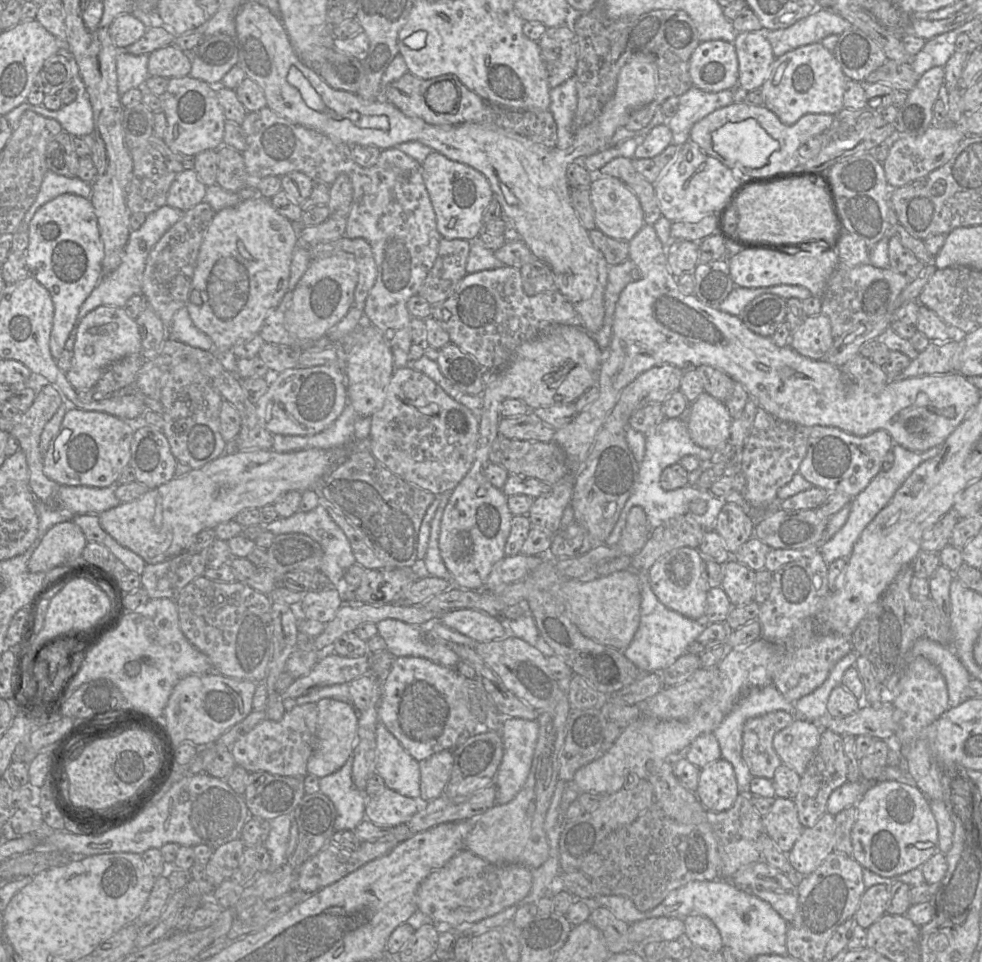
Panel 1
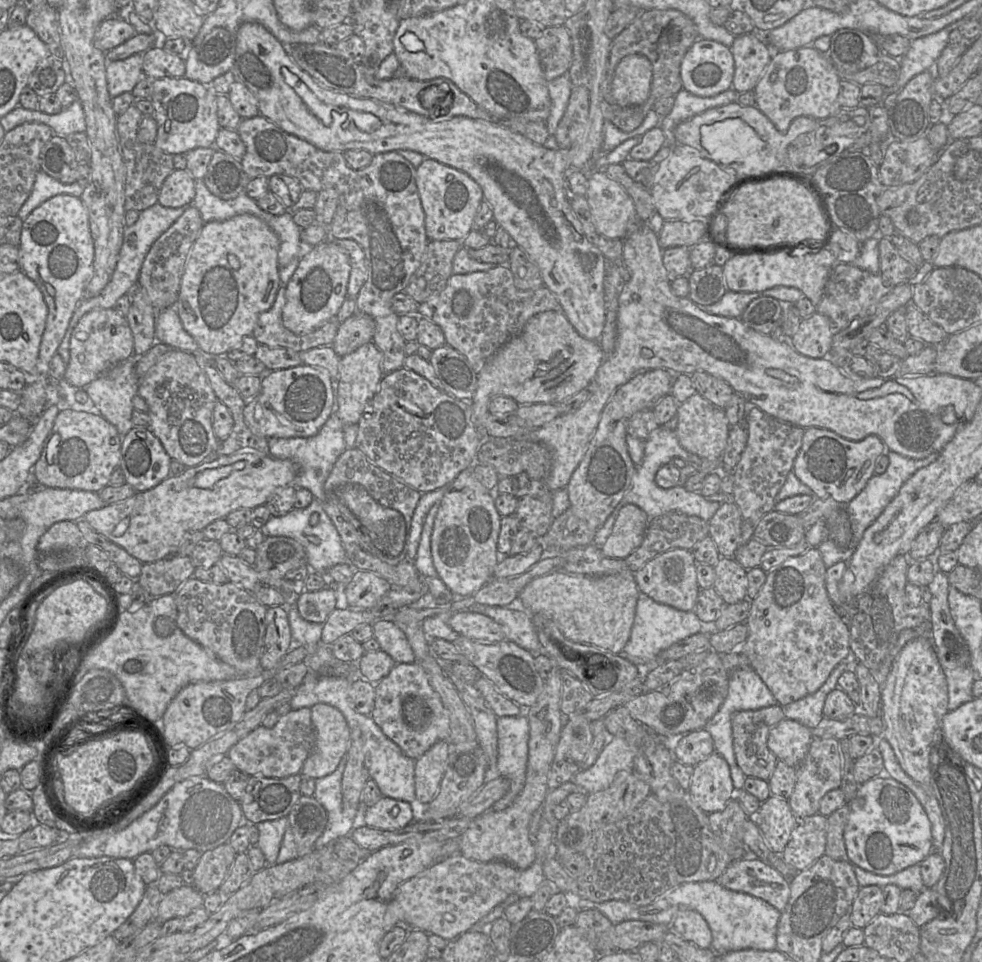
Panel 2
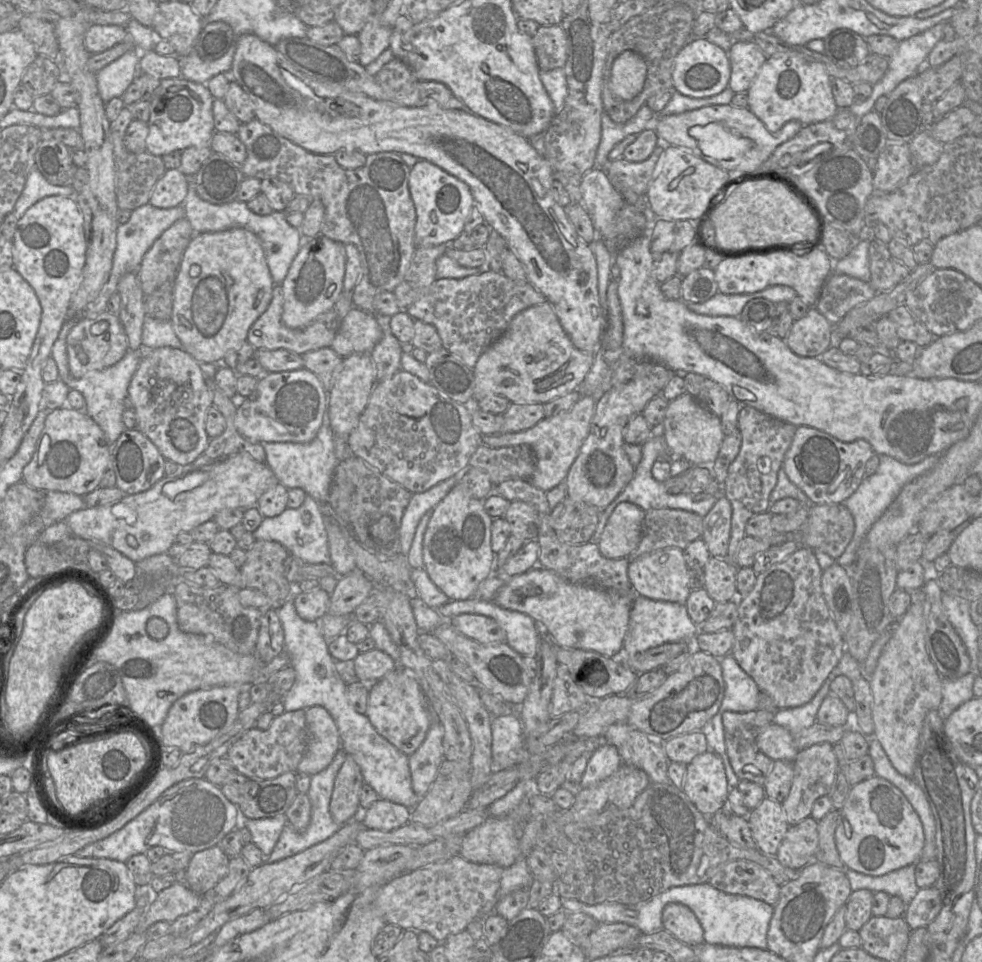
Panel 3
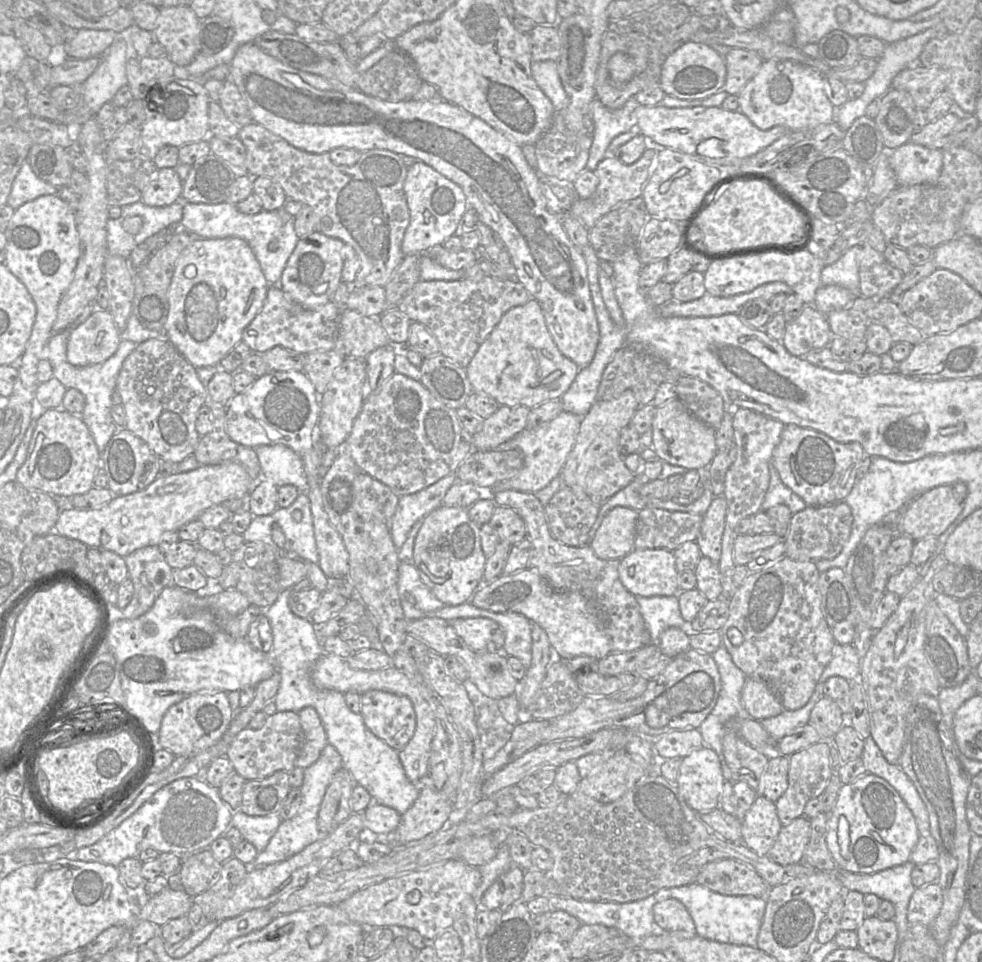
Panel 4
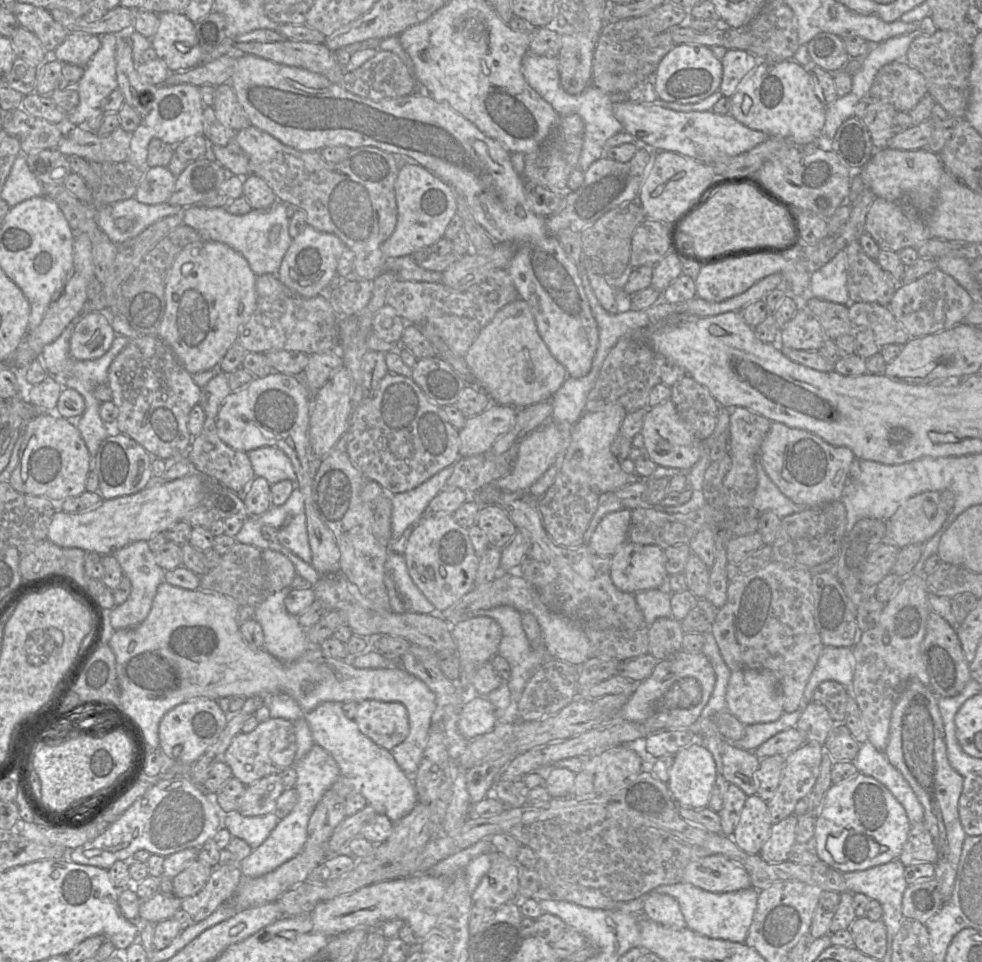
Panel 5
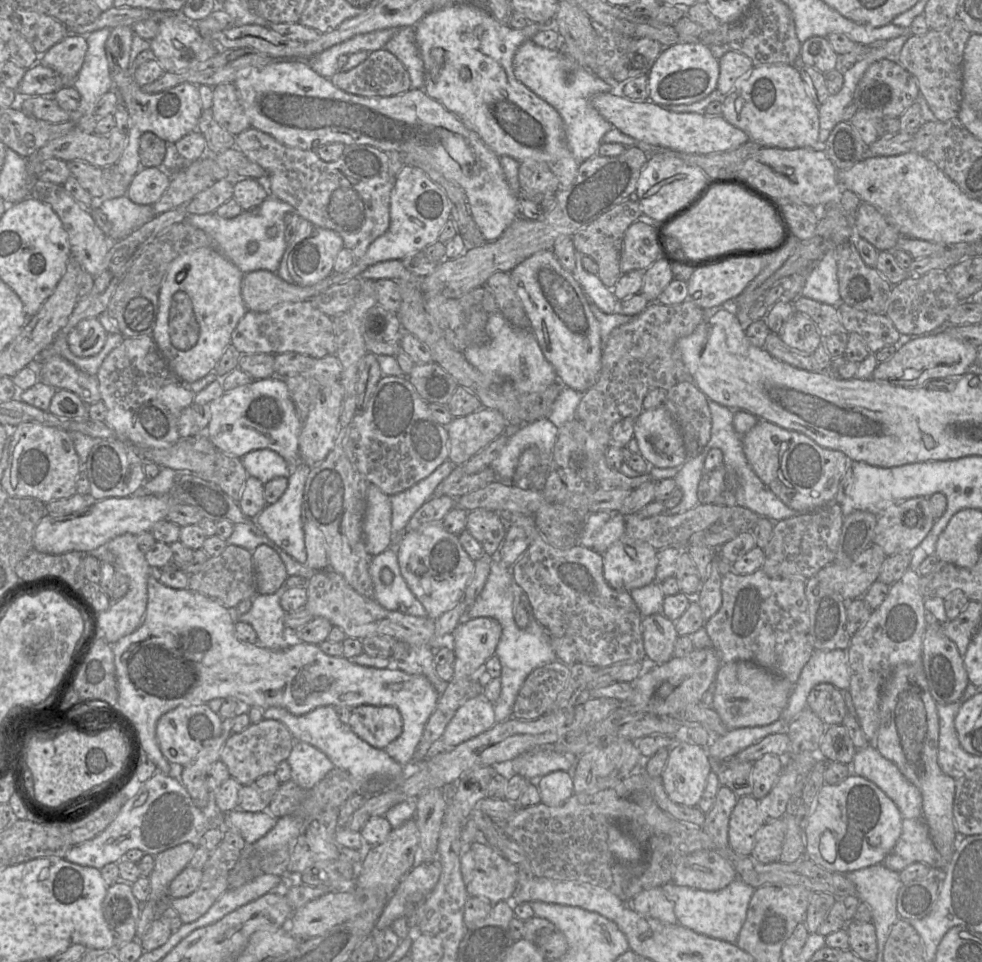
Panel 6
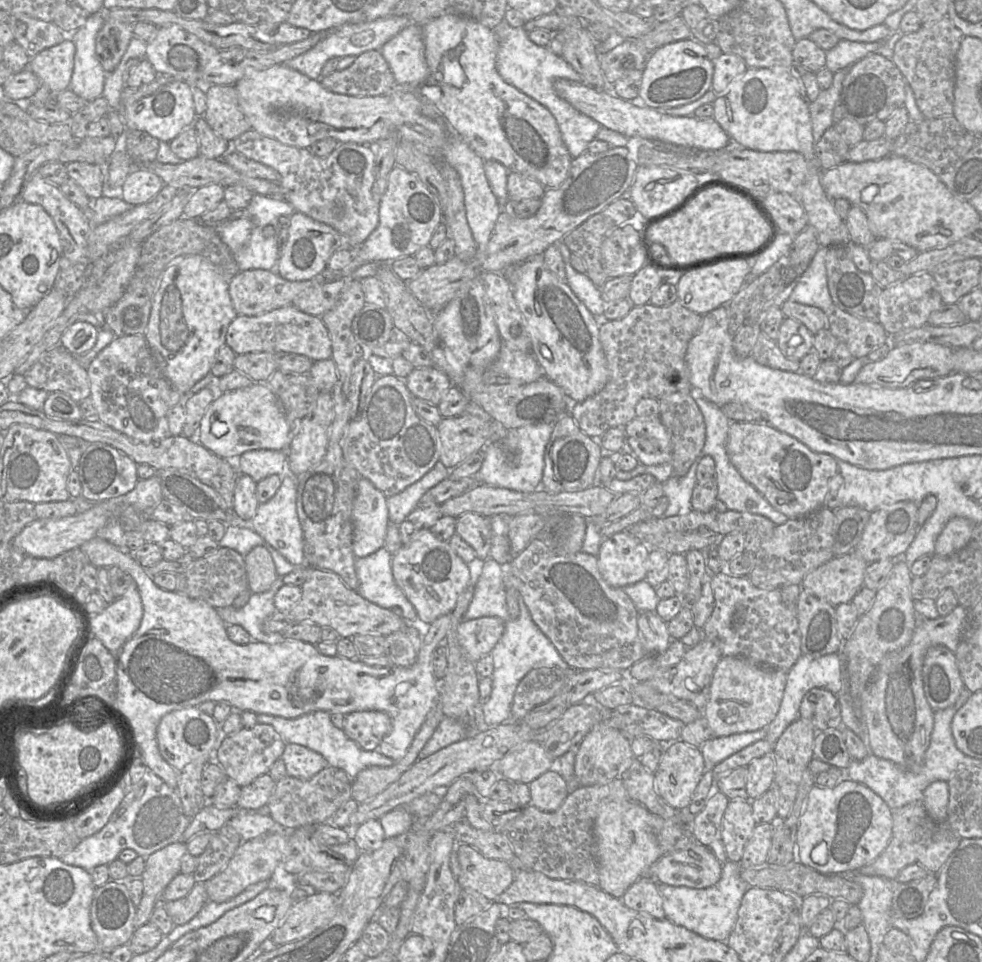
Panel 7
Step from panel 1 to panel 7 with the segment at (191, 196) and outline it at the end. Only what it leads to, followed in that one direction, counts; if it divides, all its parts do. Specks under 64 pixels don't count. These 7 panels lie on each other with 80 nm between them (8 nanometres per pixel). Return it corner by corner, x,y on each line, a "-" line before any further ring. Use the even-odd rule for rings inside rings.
135,163
135,168
129,173
122,185
121,198
131,205
143,204
157,195
164,185
159,176
148,169
141,169

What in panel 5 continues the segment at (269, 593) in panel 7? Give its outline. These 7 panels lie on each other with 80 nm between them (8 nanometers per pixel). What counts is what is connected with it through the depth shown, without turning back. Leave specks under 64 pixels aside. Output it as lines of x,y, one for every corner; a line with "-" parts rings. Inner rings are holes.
287,586
270,595
256,606
253,619
262,627
263,648
277,659
290,663
298,659
305,651
320,645
312,645
306,637
297,616
290,614
284,600
293,590

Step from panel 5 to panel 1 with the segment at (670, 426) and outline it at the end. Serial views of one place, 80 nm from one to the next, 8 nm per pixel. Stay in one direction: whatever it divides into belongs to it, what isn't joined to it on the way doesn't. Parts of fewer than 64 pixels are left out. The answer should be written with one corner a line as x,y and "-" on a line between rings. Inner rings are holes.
704,392
685,414
690,438
696,445
714,450
728,442
733,419
724,402

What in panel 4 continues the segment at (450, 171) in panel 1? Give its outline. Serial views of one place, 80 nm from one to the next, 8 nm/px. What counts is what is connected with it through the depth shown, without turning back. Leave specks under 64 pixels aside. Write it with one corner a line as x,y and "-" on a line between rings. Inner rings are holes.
422,161
408,167
404,192
410,212
410,222
401,245
405,256
422,254
432,247
442,245
455,234
462,216
469,208
461,187

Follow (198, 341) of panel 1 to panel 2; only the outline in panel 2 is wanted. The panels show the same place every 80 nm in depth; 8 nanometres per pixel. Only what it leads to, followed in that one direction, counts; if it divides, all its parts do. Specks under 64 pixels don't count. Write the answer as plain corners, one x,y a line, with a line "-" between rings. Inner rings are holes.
175,304
157,313
155,322
157,342
193,353
199,349
194,338
184,329

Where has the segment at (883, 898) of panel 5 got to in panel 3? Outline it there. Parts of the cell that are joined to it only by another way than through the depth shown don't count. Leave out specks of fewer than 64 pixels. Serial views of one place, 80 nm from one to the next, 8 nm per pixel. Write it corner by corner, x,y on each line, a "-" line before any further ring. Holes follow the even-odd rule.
910,864
880,876
863,874
849,868
842,871
850,882
852,892
862,889
885,892
891,897
899,897
905,905
909,905
919,890
915,880
915,868
916,864

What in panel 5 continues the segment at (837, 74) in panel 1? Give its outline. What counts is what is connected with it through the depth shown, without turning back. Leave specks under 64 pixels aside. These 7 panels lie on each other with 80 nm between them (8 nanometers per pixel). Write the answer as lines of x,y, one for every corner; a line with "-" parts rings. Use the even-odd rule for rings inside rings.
795,60
776,63
759,63
756,68
739,84
731,96
730,115
744,126
763,132
770,138
781,137
797,144
807,145
820,137
825,125
826,105
821,89
813,75

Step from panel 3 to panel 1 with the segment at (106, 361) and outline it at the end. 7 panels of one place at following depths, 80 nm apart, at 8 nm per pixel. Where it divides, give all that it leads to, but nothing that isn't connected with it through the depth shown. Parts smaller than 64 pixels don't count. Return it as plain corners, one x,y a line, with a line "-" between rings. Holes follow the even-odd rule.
99,306
81,321
73,348
71,368
66,372
68,381
77,390
91,390
105,369
114,362
132,355
140,355
142,340
135,319
123,307

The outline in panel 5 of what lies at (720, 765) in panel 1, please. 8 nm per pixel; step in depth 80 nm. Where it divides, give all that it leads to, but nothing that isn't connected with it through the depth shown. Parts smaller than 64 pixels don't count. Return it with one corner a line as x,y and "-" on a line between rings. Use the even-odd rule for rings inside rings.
694,742
673,758
667,784
680,807
707,807
717,776
712,754
700,742

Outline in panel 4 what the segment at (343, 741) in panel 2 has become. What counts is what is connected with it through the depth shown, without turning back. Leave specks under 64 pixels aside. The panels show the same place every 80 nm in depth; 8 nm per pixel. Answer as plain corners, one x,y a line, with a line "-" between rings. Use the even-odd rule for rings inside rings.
305,707
298,712
304,733
304,743
295,761
295,766
305,769
312,765
328,745
322,721
313,707

